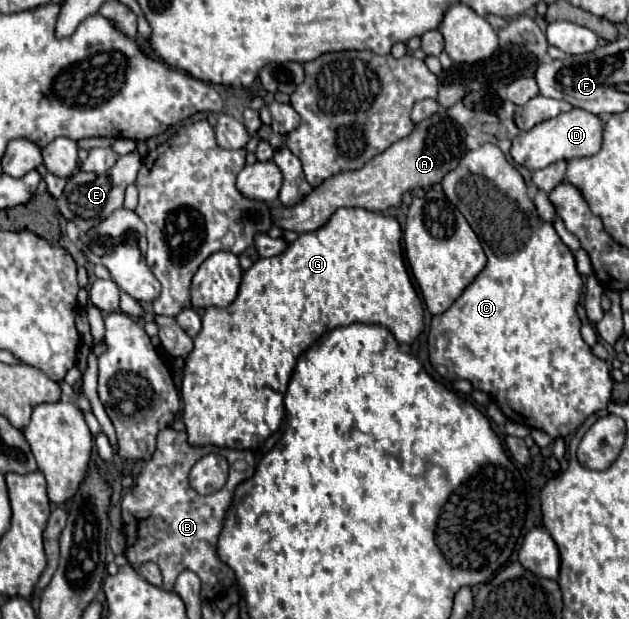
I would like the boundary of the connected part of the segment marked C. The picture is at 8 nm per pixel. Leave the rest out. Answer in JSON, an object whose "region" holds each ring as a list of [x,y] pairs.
{"region":[[[484,143],[480,149],[476,151],[468,151],[460,165],[450,171],[444,179],[442,179],[442,189],[446,193],[446,197],[458,207],[458,211],[466,217],[466,221],[470,223],[470,227],[474,229],[474,233],[480,237],[480,243],[482,243],[482,249],[488,257],[488,263],[484,267],[484,271],[474,279],[474,283],[458,297],[458,301],[442,315],[436,315],[430,323],[430,333],[428,333],[428,353],[430,353],[430,363],[434,365],[434,369],[450,379],[450,381],[456,381],[456,379],[468,379],[474,389],[480,389],[480,391],[486,391],[488,395],[494,397],[494,401],[498,403],[498,407],[502,409],[502,413],[514,421],[514,423],[520,423],[520,425],[526,425],[530,429],[542,429],[546,431],[552,439],[558,439],[558,437],[568,437],[570,433],[574,433],[592,413],[596,411],[602,411],[606,409],[606,405],[610,403],[610,395],[612,395],[612,377],[610,377],[610,369],[606,365],[606,361],[598,359],[592,349],[584,343],[582,335],[580,335],[580,317],[576,313],[576,307],[580,303],[580,293],[582,293],[582,277],[576,269],[576,259],[572,255],[572,251],[562,243],[562,239],[558,237],[558,233],[554,231],[554,225],[548,223],[548,221],[542,221],[536,213],[536,207],[532,203],[532,199],[528,197],[526,193],[526,183],[522,179],[522,175],[518,173],[518,169],[506,161],[504,153],[500,151],[498,145],[494,143]]]}

